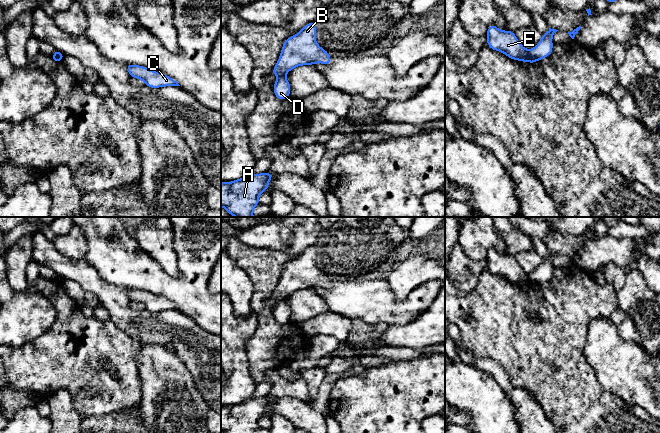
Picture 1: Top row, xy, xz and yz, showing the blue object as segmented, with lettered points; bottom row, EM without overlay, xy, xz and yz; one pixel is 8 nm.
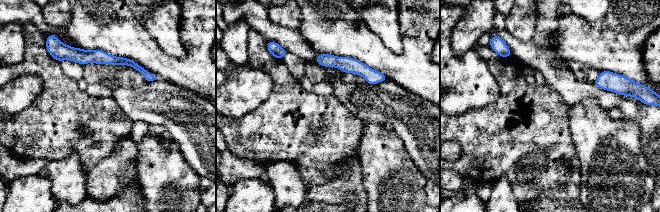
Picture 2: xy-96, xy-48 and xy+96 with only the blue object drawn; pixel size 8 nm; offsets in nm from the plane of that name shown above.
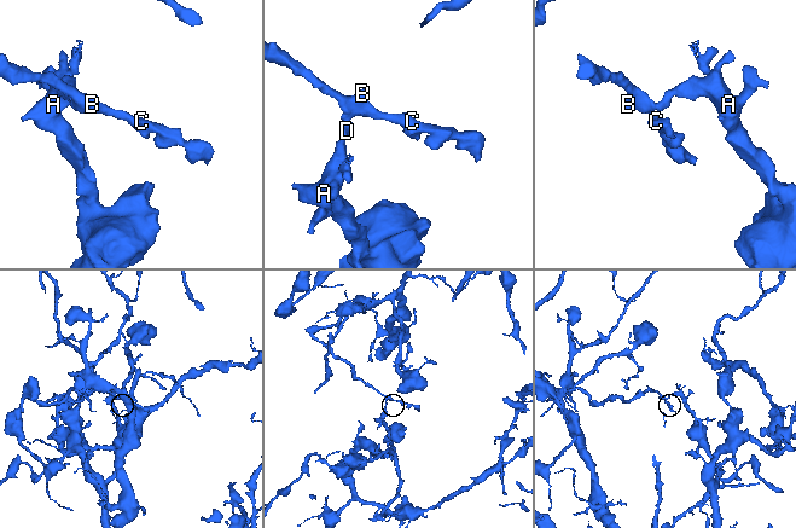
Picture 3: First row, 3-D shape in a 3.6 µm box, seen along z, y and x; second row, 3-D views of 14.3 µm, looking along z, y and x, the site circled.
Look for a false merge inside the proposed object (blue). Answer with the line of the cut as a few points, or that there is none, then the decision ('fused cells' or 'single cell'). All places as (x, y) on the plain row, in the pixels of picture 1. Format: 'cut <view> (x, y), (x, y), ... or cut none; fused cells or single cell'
cut yz (527, 275), (528, 285); fused cells

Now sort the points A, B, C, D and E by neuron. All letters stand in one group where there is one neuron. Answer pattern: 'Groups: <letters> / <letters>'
Groups: A D / B C E

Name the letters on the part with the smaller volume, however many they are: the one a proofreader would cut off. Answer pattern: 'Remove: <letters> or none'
Remove: B, C, E

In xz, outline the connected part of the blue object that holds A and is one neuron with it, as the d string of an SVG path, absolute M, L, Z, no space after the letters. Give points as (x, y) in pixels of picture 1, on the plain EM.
M250 398L232 406L221 407L221 431L225 433L254 433L260 428L259 419L268 414L272 398Z

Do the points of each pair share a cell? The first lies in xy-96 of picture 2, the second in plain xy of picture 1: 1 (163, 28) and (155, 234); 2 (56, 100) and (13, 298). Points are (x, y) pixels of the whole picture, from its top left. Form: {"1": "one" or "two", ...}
{"1": "one", "2": "two"}

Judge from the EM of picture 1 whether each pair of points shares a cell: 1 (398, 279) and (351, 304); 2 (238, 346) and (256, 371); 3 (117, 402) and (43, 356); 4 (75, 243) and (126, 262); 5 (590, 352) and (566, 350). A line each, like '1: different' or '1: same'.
1: different
2: different
3: same
4: different
5: different

